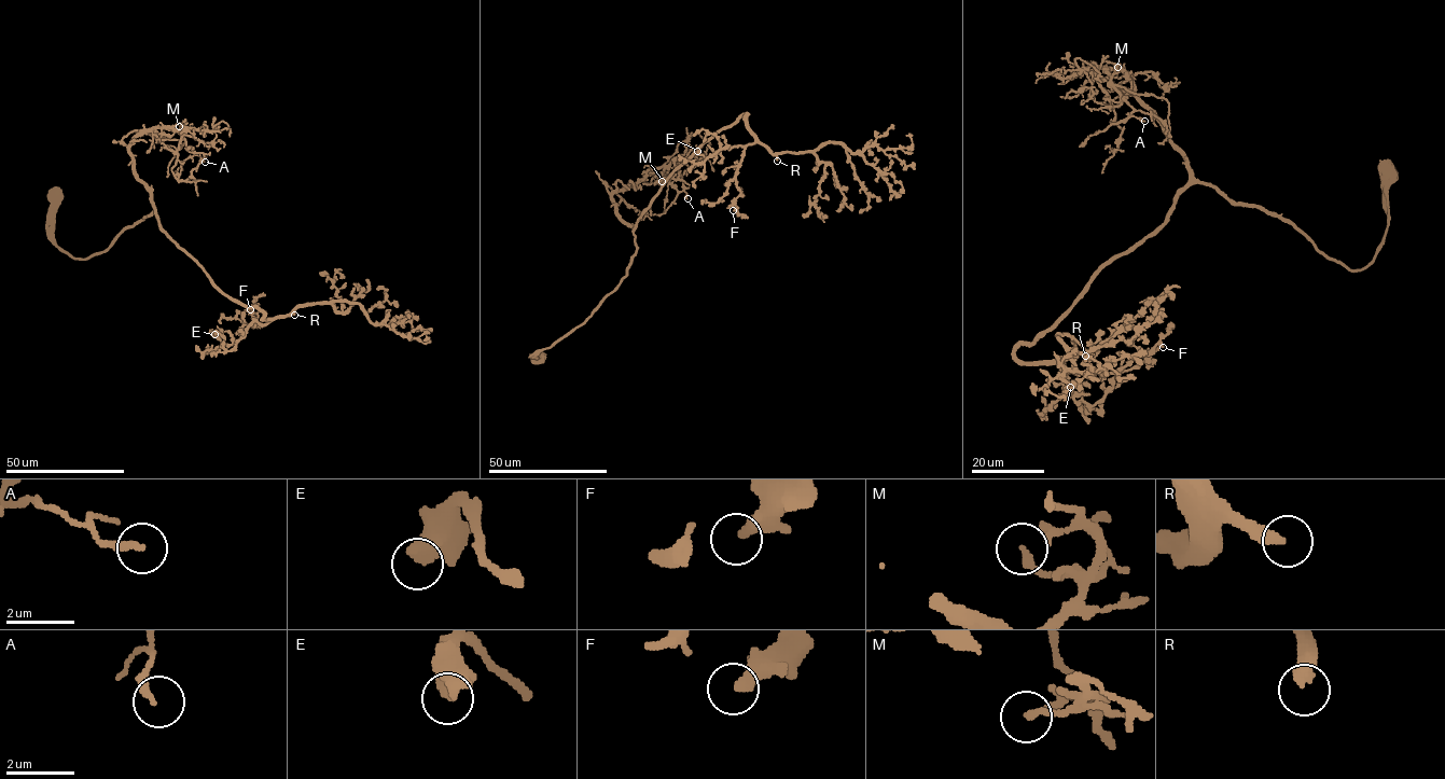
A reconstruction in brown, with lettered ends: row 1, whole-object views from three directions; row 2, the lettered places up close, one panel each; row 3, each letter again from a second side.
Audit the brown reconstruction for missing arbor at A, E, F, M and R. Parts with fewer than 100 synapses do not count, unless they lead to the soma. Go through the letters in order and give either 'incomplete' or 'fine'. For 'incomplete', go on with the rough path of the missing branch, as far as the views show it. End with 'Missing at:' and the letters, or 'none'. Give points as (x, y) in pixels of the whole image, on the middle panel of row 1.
A: fine
E: fine
F: fine
M: fine
R: incomplete; missing branch runs (777, 161), (768, 163), (760, 176), (768, 198), (763, 208), (773, 212)
Missing at: R

